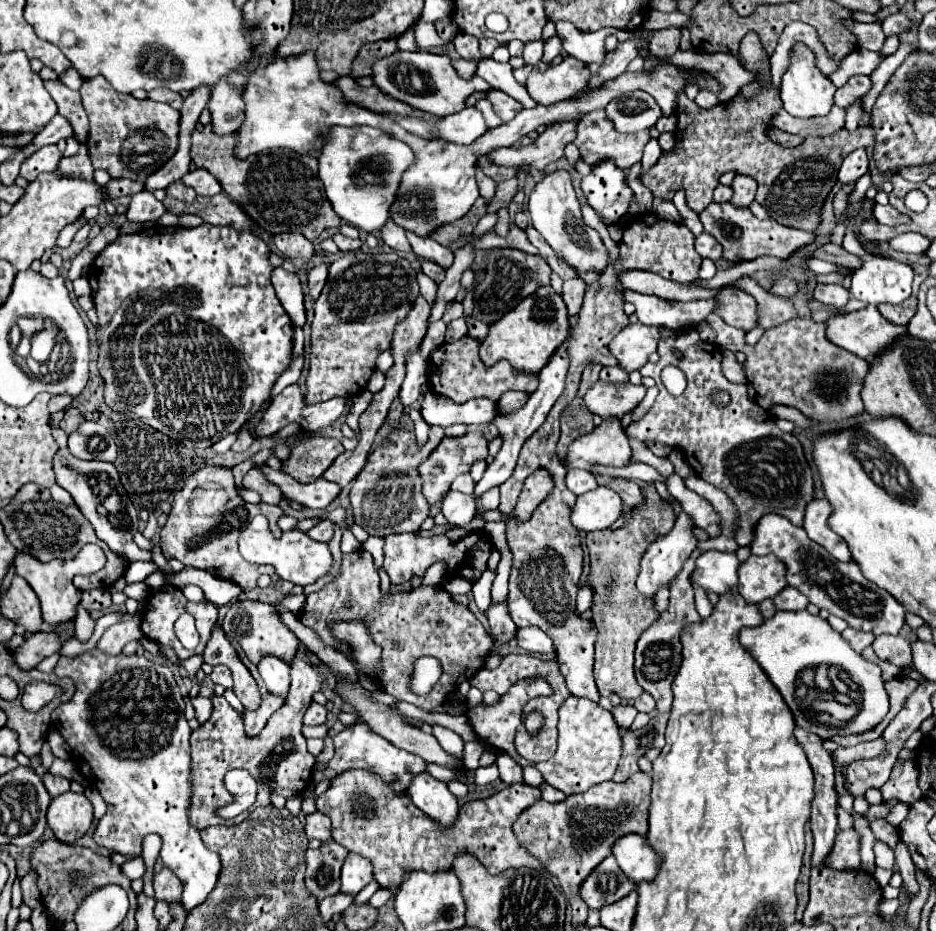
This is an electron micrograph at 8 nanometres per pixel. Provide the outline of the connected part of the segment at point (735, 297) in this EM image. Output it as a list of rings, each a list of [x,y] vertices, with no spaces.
[[[722,286],[714,296],[716,308],[714,314],[720,316],[726,324],[742,328],[744,332],[756,326],[756,300],[736,286]]]

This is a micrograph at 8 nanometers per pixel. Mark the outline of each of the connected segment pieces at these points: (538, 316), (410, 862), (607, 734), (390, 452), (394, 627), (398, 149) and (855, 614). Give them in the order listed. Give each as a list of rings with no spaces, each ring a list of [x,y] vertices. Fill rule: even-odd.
[[[542,286],[538,292],[534,292],[534,296],[524,298],[516,308],[490,324],[488,336],[480,346],[480,358],[486,362],[486,366],[492,366],[494,362],[506,358],[518,370],[540,372],[558,344],[562,344],[566,338],[566,328],[568,310],[564,300],[552,290],[552,286]]]
[[[346,770],[342,774],[336,774],[330,780],[330,788],[316,800],[316,808],[332,820],[332,838],[338,844],[342,844],[346,850],[366,856],[374,866],[374,880],[382,888],[392,888],[402,882],[402,874],[408,870],[426,870],[426,872],[448,870],[452,866],[454,854],[460,850],[468,850],[470,854],[474,854],[492,874],[498,874],[506,868],[520,868],[520,866],[536,868],[536,870],[542,868],[540,862],[534,856],[530,856],[526,848],[522,848],[522,844],[516,840],[512,832],[512,824],[518,818],[518,814],[530,804],[534,804],[536,800],[540,800],[538,788],[532,788],[528,784],[512,784],[490,798],[462,804],[454,824],[446,828],[438,822],[434,824],[430,816],[426,816],[420,808],[416,808],[406,792],[396,794],[378,774],[368,770]]]
[[[568,696],[558,708],[558,714],[560,720],[558,720],[556,754],[546,762],[532,764],[542,772],[544,782],[570,796],[586,792],[588,788],[602,784],[606,780],[612,780],[618,762],[622,758],[622,738],[614,716],[608,710],[604,710],[600,704],[578,696]]]
[[[432,426],[428,442],[424,444],[424,448],[418,448],[412,432],[394,430],[384,444],[376,446],[366,466],[356,476],[356,482],[350,492],[354,522],[362,526],[370,536],[418,532],[420,524],[428,518],[430,512],[430,504],[426,502],[420,490],[422,480],[418,474],[418,464],[430,456],[430,452],[442,438],[444,438],[444,428]]]
[[[362,548],[344,554],[342,574],[334,582],[326,584],[320,592],[314,592],[306,598],[306,608],[300,620],[304,626],[312,628],[326,646],[332,646],[342,654],[346,644],[334,640],[330,632],[330,624],[362,620],[374,642],[384,648],[380,658],[380,674],[378,674],[382,690],[394,696],[396,700],[410,702],[422,710],[434,710],[440,700],[444,702],[450,688],[456,688],[460,680],[470,680],[474,672],[484,666],[484,660],[488,658],[494,646],[492,636],[486,632],[480,620],[468,610],[468,606],[450,598],[450,594],[440,586],[418,586],[412,588],[410,592],[396,592],[386,596],[380,588],[380,576],[374,560]],[[348,600],[352,600],[352,606],[346,606]],[[390,646],[394,646],[396,652],[390,652]],[[418,656],[438,658],[444,668],[442,676],[430,696],[426,698],[402,696],[408,684],[406,674],[410,670],[410,664]]]
[[[338,126],[330,136],[324,138],[320,156],[318,156],[318,176],[324,182],[326,196],[334,212],[348,224],[356,226],[362,232],[376,232],[390,220],[390,206],[396,198],[402,174],[416,162],[414,150],[384,132],[378,132],[370,126],[342,128]],[[366,162],[380,162],[382,184],[356,184],[354,176],[364,168]]]
[[[762,516],[752,530],[750,552],[756,556],[774,554],[778,560],[782,560],[786,566],[786,582],[798,588],[810,600],[810,604],[824,608],[838,618],[844,618],[850,628],[878,636],[900,634],[906,626],[906,610],[892,594],[866,580],[854,560],[840,562],[832,558],[824,548],[818,548],[818,544],[810,540],[806,532],[802,532],[802,526],[792,524],[786,516]]]

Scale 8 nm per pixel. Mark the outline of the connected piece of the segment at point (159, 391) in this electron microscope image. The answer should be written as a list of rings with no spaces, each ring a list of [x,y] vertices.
[[[202,224],[198,228],[164,228],[154,226],[134,234],[120,234],[112,244],[108,244],[96,260],[90,264],[88,280],[92,286],[92,298],[98,312],[98,328],[96,338],[100,344],[100,358],[98,358],[98,372],[104,378],[104,400],[116,412],[130,412],[138,416],[144,424],[156,428],[158,432],[166,434],[182,442],[190,450],[204,450],[222,440],[224,436],[238,432],[238,428],[260,410],[262,402],[270,396],[270,390],[276,378],[288,368],[290,354],[292,354],[292,322],[288,314],[282,310],[280,300],[270,284],[272,266],[268,262],[268,246],[252,232],[234,232],[234,228],[214,228],[212,224]]]

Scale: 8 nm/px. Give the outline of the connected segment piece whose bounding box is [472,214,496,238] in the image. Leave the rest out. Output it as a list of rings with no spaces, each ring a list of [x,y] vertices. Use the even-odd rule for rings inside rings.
[[[486,214],[486,216],[476,224],[476,228],[474,228],[472,236],[476,236],[476,238],[484,236],[484,234],[494,226],[494,222],[496,222],[496,214]]]

